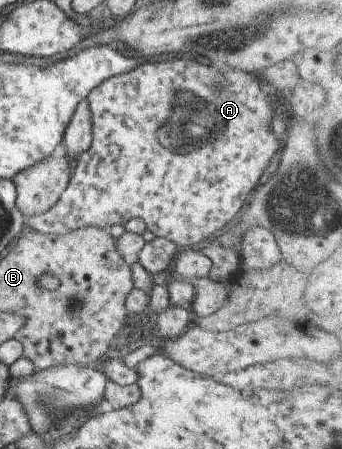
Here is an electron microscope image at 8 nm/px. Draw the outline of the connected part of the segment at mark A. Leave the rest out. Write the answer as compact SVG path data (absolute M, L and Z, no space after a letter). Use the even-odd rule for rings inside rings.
M187 56L167 57L167 61L142 61L135 67L135 85L131 85L131 70L108 77L95 86L86 97L90 114L91 137L88 148L78 157L71 167L65 191L61 192L59 199L45 213L23 219L24 229L33 229L36 232L58 236L84 227L101 228L109 230L113 225L124 224L128 219L143 219L146 229L154 236L172 241L179 249L189 249L191 245L203 241L207 235L221 229L227 221L231 221L241 205L248 199L253 185L259 181L263 169L267 167L275 151L281 148L282 142L269 132L269 123L275 105L272 105L271 91L256 77L256 73L228 70L216 65L199 65L199 59L188 59ZM126 93L135 93L135 103L124 100Z

